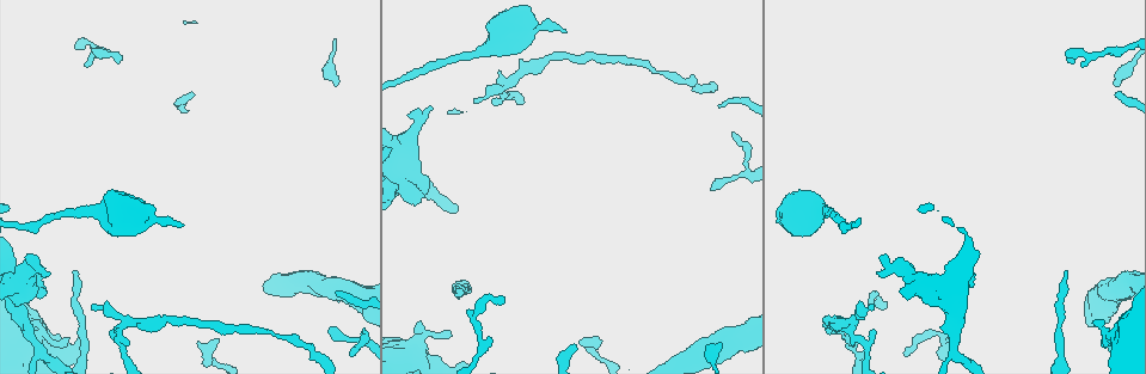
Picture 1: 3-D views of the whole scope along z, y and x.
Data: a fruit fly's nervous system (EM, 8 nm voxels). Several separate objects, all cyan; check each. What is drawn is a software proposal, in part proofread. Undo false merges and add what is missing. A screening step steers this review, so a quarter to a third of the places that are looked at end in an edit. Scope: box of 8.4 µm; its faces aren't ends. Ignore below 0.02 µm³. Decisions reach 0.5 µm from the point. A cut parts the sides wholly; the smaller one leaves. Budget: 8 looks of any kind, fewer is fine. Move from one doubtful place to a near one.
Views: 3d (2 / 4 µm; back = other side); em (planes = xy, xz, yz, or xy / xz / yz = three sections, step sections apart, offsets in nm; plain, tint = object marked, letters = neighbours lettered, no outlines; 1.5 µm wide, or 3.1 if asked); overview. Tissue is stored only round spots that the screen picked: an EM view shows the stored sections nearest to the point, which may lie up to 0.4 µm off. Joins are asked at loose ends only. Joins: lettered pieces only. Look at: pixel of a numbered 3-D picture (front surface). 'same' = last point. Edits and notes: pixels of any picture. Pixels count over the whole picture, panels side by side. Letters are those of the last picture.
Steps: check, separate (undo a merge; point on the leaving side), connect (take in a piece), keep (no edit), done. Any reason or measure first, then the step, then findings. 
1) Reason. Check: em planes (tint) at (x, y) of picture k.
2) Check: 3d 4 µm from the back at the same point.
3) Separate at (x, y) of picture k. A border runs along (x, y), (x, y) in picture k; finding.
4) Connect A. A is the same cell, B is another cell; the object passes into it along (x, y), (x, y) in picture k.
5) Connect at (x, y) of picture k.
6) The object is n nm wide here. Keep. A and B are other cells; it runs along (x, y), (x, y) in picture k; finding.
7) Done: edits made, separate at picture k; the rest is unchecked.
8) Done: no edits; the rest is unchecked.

Thick turns thin. Check: 3d 2 µm at (409, 189) of picture 1.

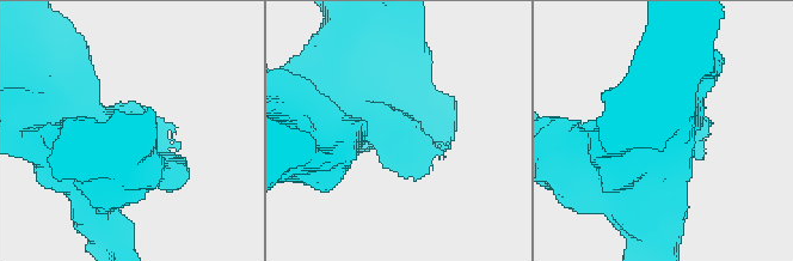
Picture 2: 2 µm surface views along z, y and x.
3 arms meet here; the arms are 320, 420, 500 nm wide. Check: em planes (letters) at (404, 135) of picture 2.

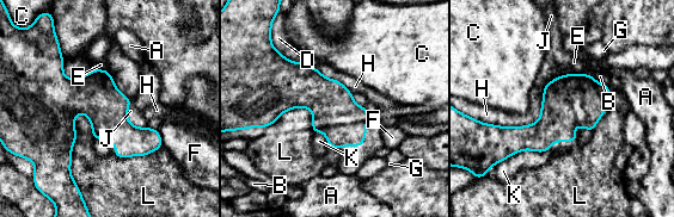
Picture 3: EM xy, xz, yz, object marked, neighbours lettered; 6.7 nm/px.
Keep. A, B, C, D, E, F, G, H, J, K and L are other cells; it runs along (34, 100), (90, 100), (159, 143) in picture 3; all the same neuron.

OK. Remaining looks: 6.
Branch stops here. Check: 3d 4 µm at (65, 337) of picture 1.

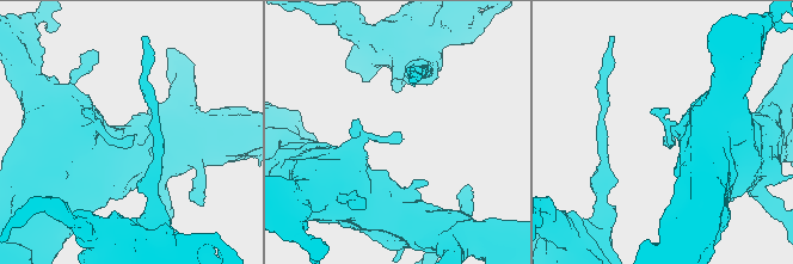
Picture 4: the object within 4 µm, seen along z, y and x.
Check: em yz step 4 (tint) at (398, 133) of picture 4.

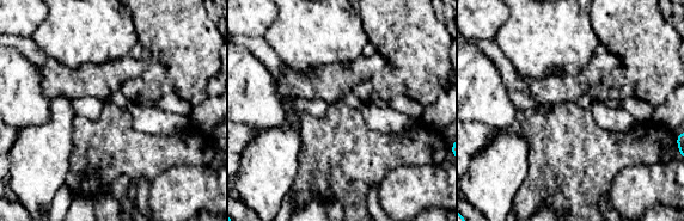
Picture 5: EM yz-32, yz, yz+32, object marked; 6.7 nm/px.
Another direction. Check: em xy step 8 (letters) at the same point.

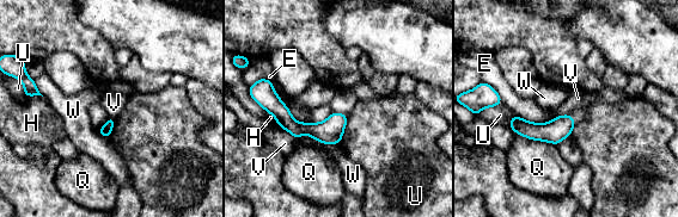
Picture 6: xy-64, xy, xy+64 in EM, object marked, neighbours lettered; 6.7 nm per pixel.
Keep. E, H, Q, U, V and W are other cells; a border runs along (348, 116), (342, 138), (338, 143) in picture 6; none of them fits.

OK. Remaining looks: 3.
An open end. Check: em planes (letters) at (184, 225) of picture 1.

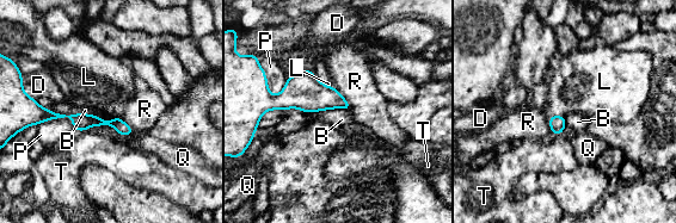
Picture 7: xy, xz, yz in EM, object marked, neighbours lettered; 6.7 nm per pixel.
Keep. B, D, L, P, Q, R and T are other cells; none of them fits.

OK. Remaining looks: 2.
Done: no edits; the rest is unchecked.

